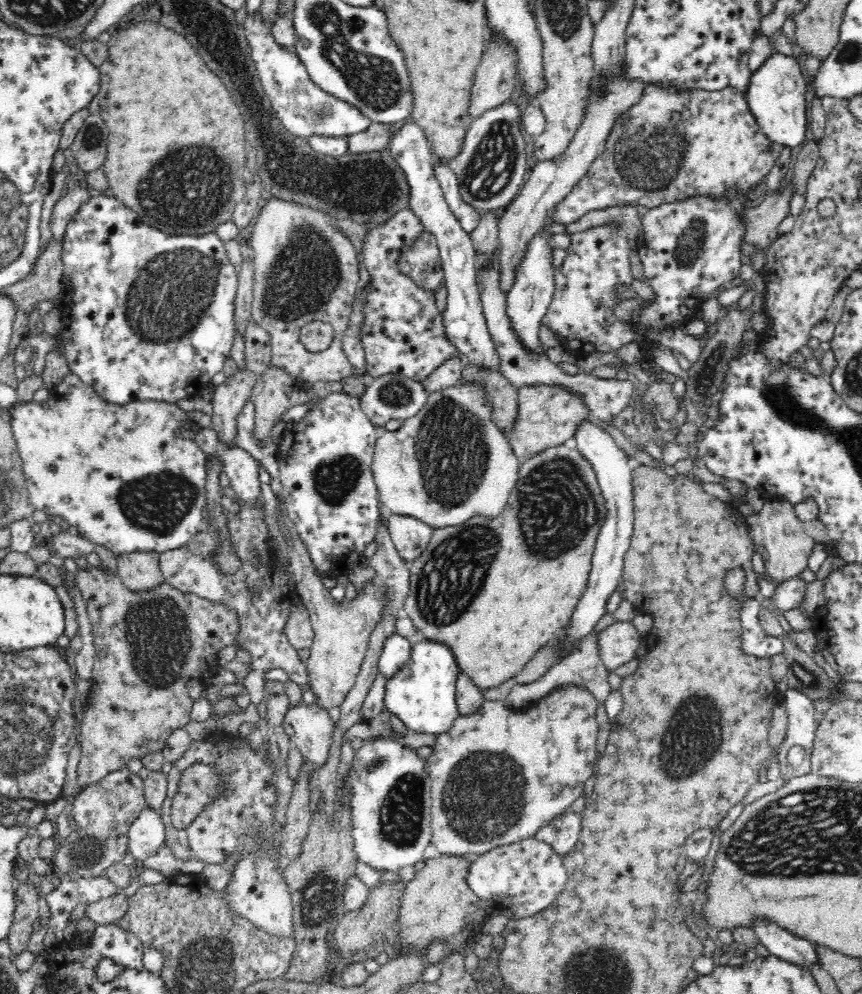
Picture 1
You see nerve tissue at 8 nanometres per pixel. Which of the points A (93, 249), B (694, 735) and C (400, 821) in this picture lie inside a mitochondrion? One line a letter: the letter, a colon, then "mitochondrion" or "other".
A: other
B: mitochondrion
C: mitochondrion

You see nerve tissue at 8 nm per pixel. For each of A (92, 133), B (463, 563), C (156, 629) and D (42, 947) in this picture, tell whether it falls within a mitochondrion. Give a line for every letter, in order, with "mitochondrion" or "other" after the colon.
A: mitochondrion
B: mitochondrion
C: mitochondrion
D: other

